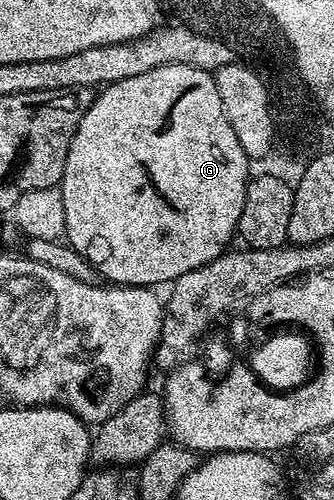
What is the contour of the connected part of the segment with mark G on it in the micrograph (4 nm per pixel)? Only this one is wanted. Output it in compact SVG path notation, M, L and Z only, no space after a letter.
M167 65L154 71L146 71L146 75L134 75L134 79L122 79L113 85L105 85L93 96L92 106L78 123L78 131L70 143L66 167L58 186L62 195L62 207L66 207L64 234L67 244L72 245L78 255L88 260L105 282L113 285L167 286L186 275L186 271L194 271L220 256L220 241L228 241L232 236L237 236L250 180L248 165L250 159L246 151L242 151L242 143L238 143L238 135L234 135L230 119L226 119L226 111L222 111L222 99L218 99L216 79L209 70L195 69L189 65Z

